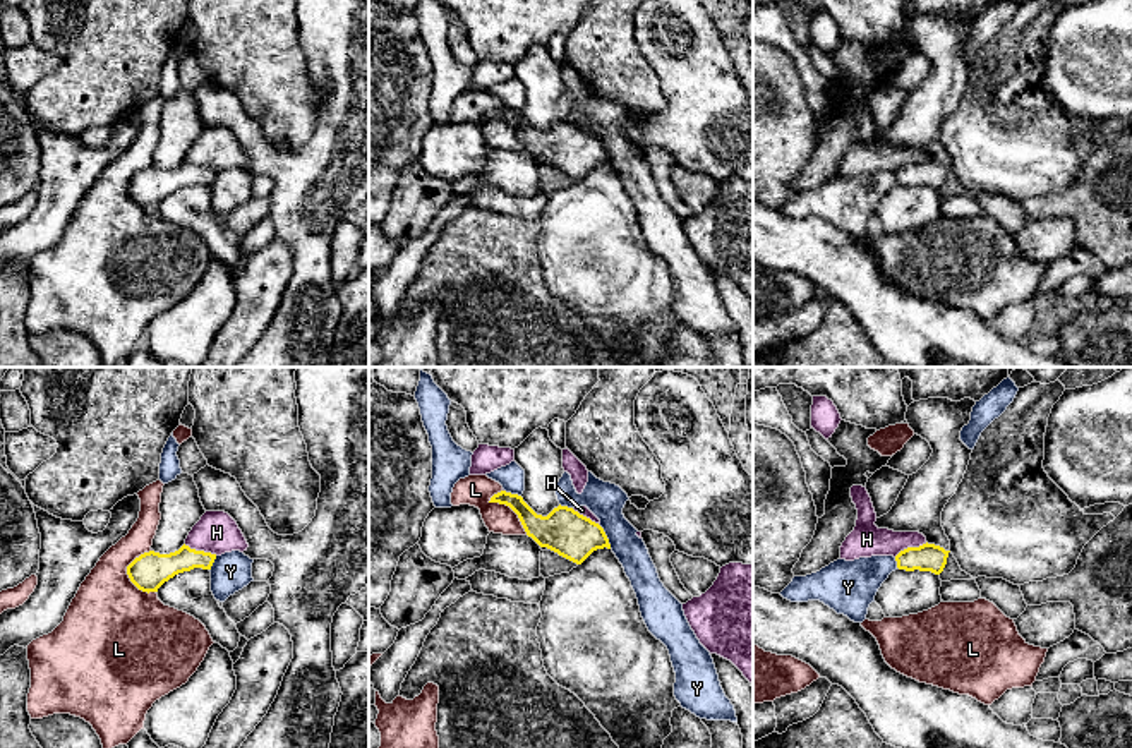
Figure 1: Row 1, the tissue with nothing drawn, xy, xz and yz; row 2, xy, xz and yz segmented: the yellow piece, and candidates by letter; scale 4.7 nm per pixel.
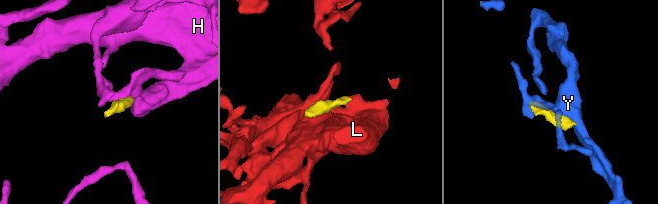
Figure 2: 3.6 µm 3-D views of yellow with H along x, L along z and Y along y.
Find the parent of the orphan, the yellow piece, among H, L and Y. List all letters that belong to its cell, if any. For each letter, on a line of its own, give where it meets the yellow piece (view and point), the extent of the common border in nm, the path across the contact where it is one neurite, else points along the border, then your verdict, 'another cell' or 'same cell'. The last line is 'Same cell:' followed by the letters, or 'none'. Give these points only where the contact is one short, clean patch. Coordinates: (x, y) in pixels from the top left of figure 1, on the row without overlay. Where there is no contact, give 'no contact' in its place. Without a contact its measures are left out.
H: xy (201, 167) | 170 nm | across xy (151, 186), (201, 167), (216, 148) | same cell
L: xz (510, 122) | 260 nm | another cell
Y: xz (606, 153) | 130 nm | another cell
Same cell: H

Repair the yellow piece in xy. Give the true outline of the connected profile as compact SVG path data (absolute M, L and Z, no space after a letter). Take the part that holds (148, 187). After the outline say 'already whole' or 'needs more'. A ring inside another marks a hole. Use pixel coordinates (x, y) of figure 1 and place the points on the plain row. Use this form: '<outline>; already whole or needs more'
M206 127L178 166L144 168L127 182L127 190L139 206L158 208L175 190L194 184L211 185L218 172L232 166L244 168L247 163L242 146L228 129Z; needs more

